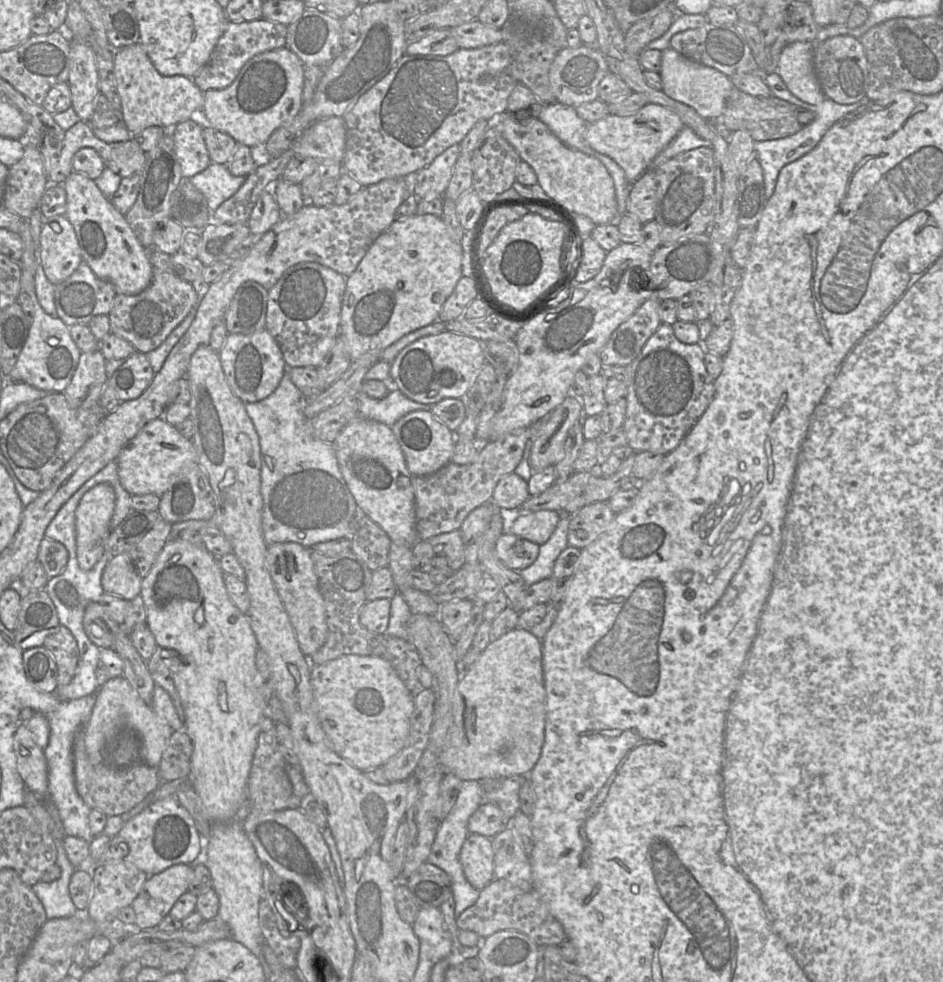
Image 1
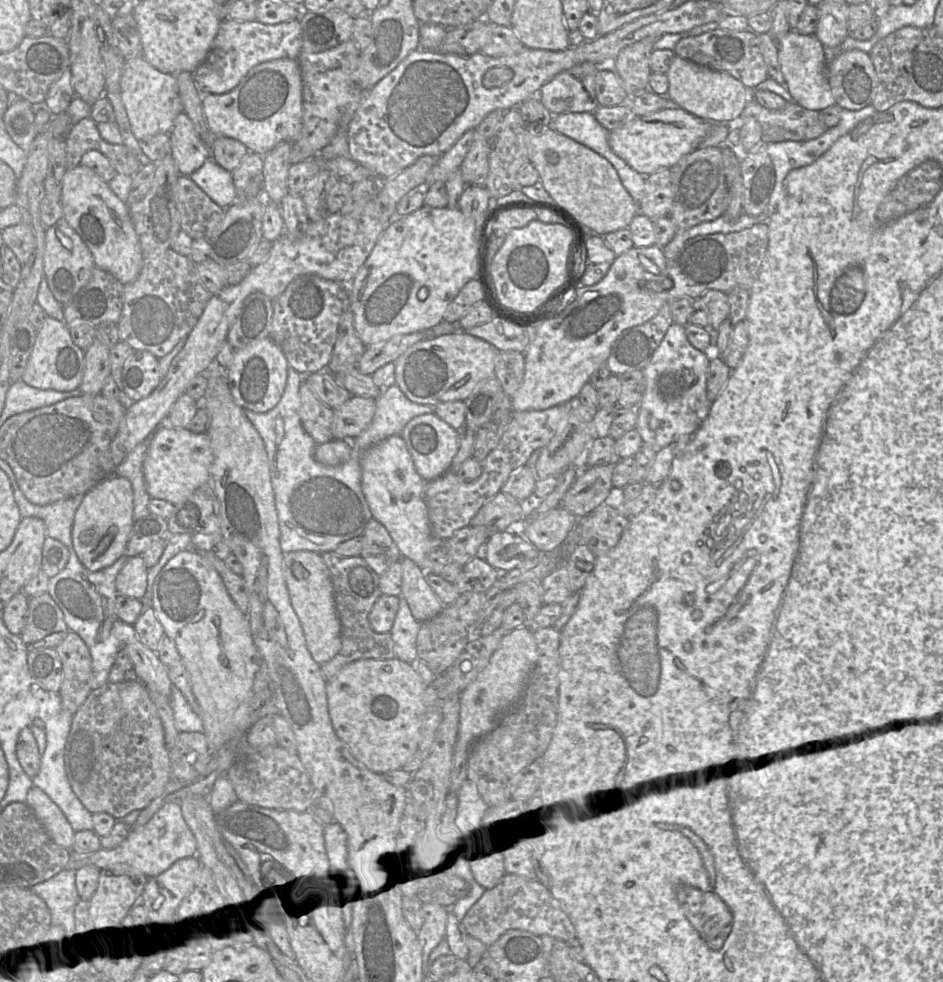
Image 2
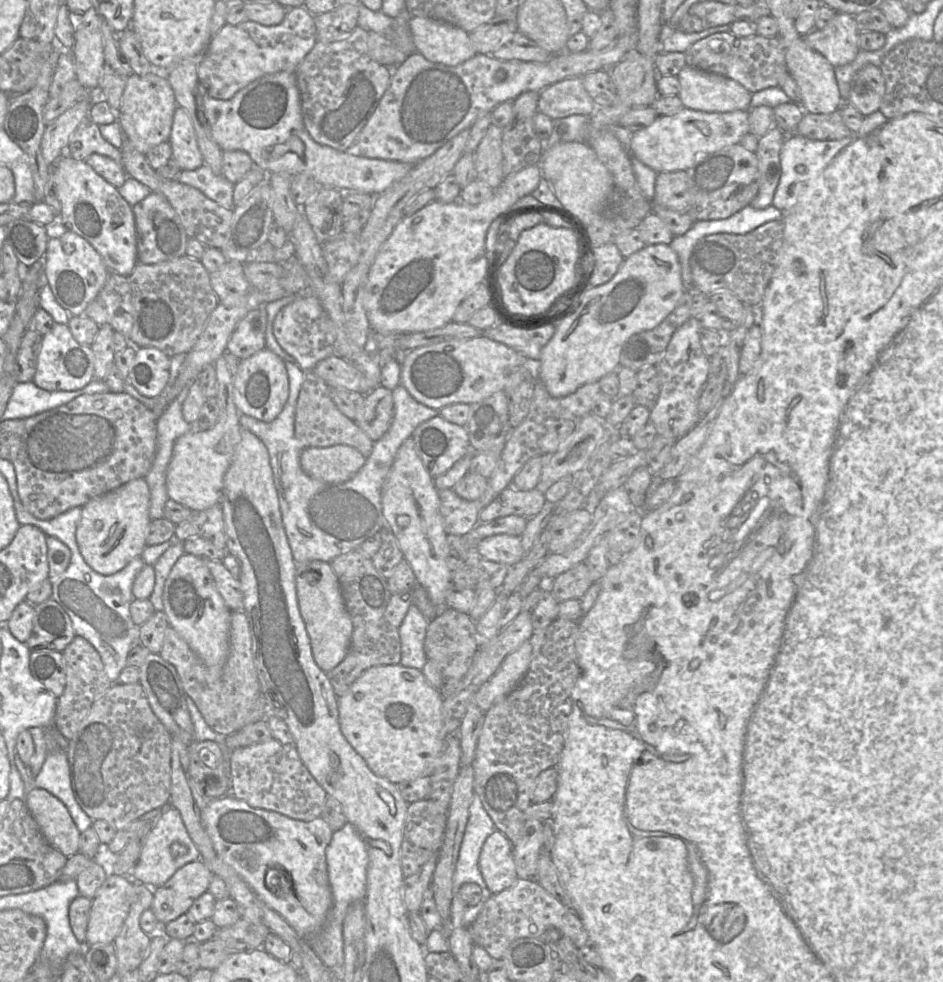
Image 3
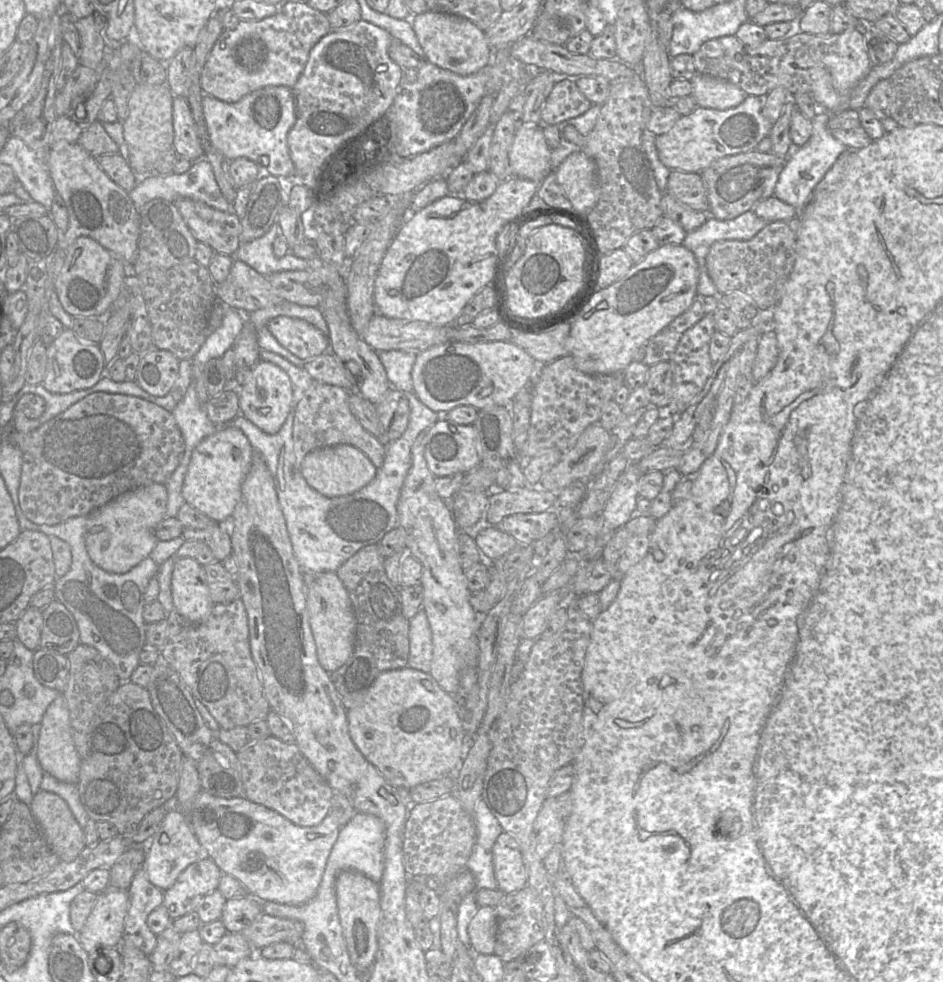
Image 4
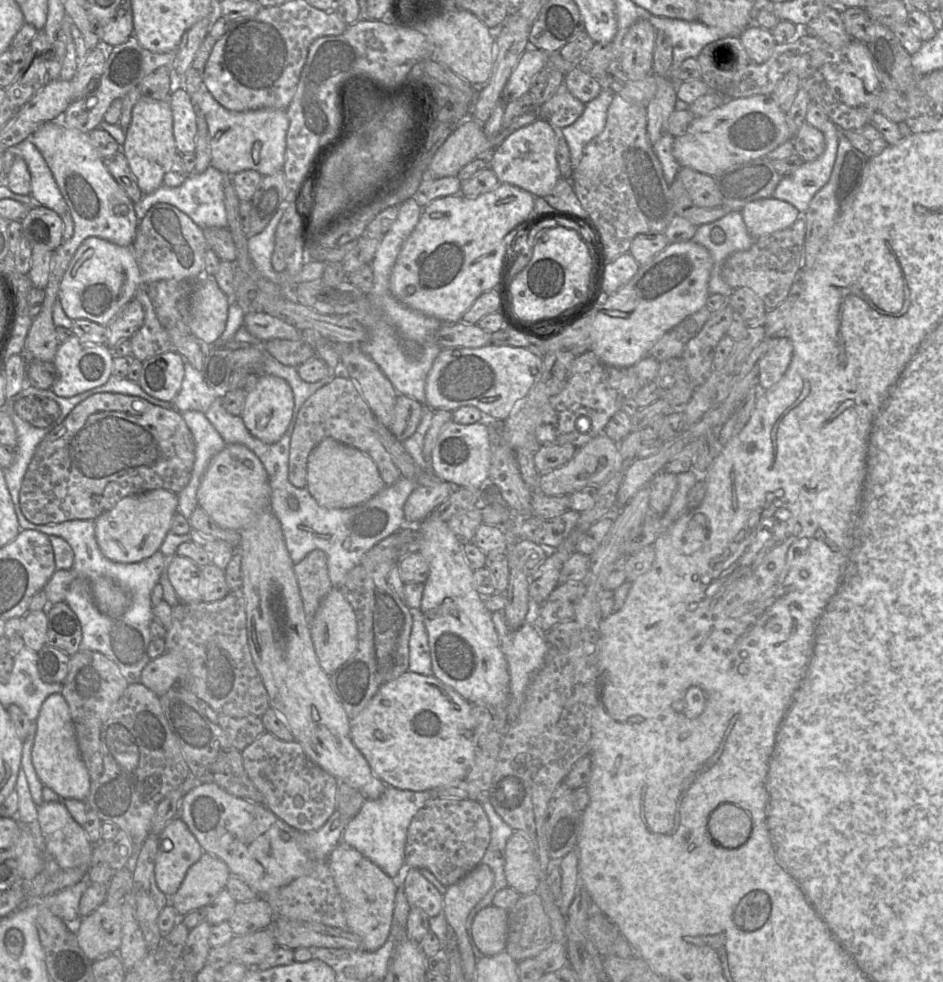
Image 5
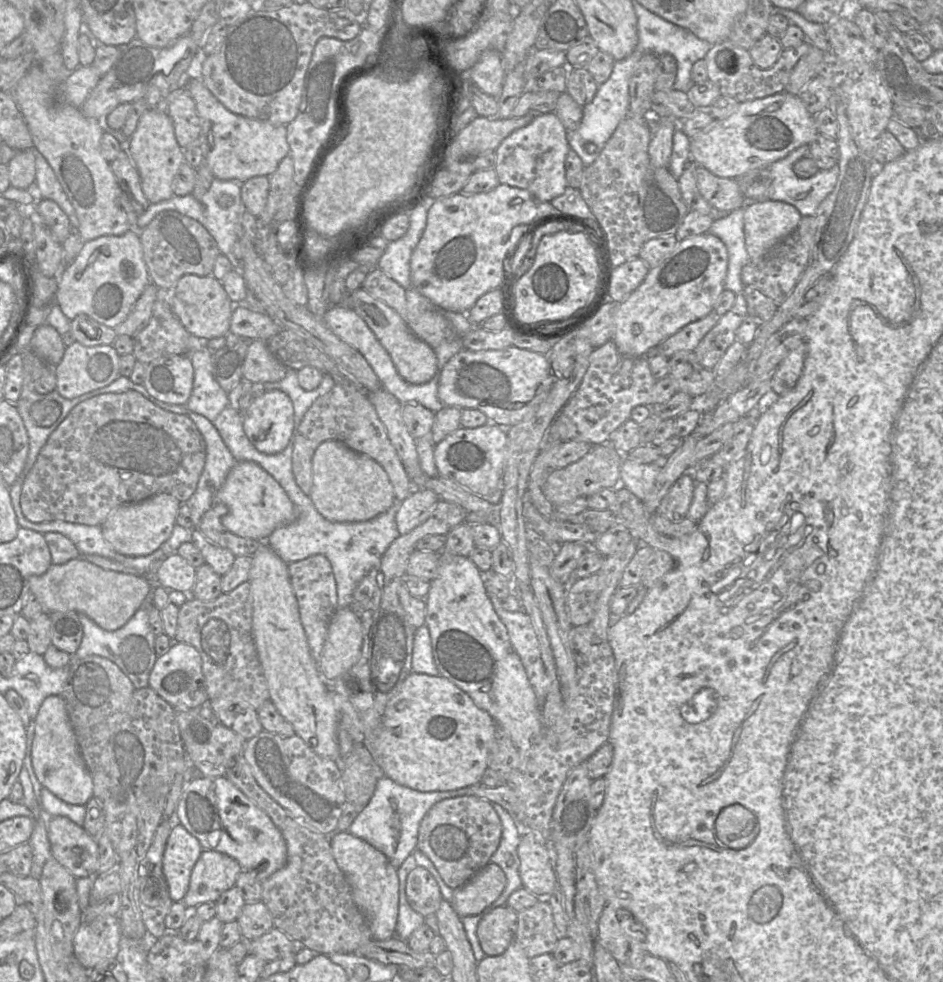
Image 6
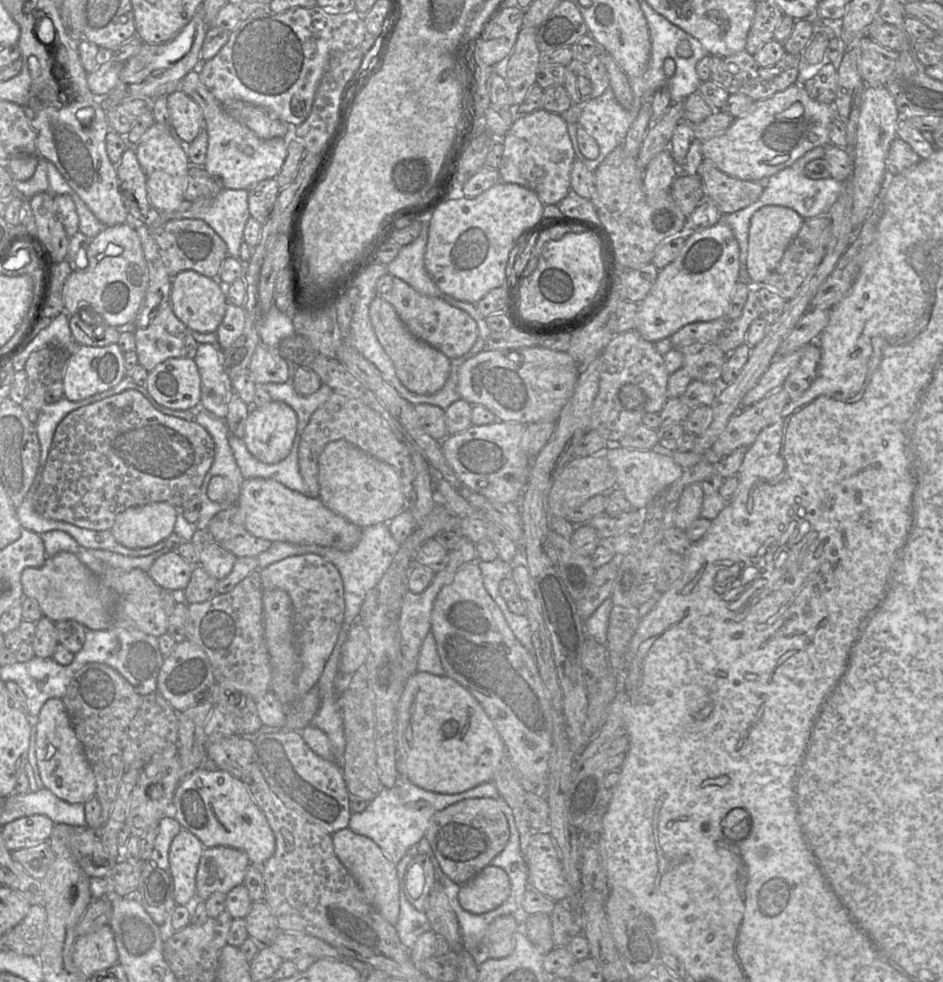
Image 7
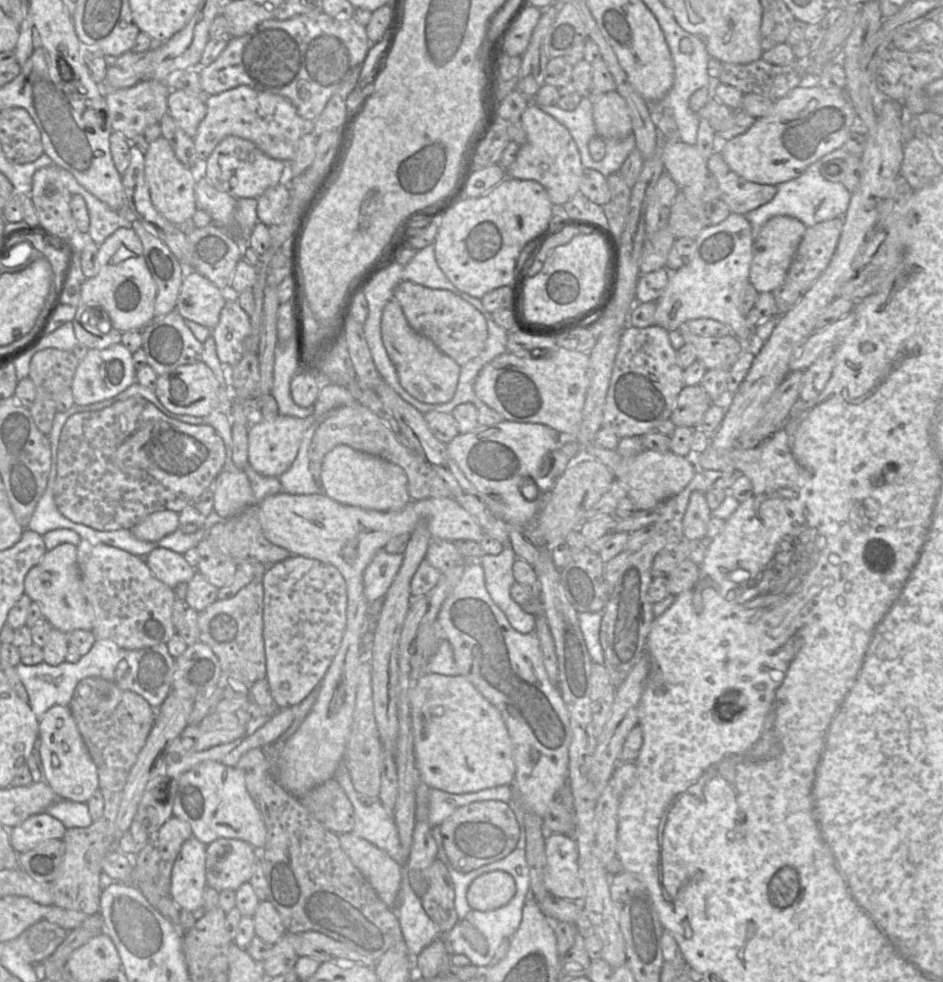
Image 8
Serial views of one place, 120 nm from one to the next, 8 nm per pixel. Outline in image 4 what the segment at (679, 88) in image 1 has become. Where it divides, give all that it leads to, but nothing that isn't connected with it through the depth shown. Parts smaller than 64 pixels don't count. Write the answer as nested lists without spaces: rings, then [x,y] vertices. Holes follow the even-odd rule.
[[[696,73],[690,79],[692,96],[699,107],[726,110],[741,104],[748,94],[737,85],[708,75]]]

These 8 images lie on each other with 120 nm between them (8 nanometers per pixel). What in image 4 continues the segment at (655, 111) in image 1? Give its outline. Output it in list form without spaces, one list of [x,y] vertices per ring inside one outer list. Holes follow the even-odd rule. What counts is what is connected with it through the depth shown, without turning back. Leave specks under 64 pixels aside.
[[[748,95],[741,104],[734,108],[716,110],[698,107],[690,115],[681,116],[668,132],[656,137],[656,148],[660,161],[670,170],[700,173],[719,158],[756,151],[758,143],[769,136],[773,126],[773,124],[763,117],[761,113],[762,106],[763,98]]]

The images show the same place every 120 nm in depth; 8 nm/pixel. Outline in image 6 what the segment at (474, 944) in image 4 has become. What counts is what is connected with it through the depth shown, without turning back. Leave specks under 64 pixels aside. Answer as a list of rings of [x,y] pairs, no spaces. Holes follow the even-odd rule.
[[[499,906],[486,914],[478,923],[477,937],[487,956],[498,956],[505,952],[514,940],[517,928],[517,912]]]

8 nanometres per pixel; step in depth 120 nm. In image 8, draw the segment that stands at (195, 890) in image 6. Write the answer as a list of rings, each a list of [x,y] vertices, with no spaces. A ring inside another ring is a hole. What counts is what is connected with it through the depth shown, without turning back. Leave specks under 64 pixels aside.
[[[219,838],[206,847],[207,886],[218,892],[236,891],[249,882],[260,851],[246,841]]]

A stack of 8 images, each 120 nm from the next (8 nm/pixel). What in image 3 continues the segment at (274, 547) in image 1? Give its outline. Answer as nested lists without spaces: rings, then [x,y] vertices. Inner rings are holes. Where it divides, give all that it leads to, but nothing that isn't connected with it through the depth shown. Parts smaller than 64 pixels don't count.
[[[312,560],[296,562],[295,579],[299,609],[310,637],[314,660],[320,669],[328,672],[347,655],[353,632],[338,578],[329,563]]]

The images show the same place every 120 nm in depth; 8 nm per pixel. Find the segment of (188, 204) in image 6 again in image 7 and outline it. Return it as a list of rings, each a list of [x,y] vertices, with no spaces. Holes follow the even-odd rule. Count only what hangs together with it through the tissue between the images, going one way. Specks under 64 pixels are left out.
[[[221,187],[207,210],[186,208],[160,213],[163,222],[182,218],[204,220],[223,239],[228,255],[239,259],[244,227],[250,217],[248,190]]]

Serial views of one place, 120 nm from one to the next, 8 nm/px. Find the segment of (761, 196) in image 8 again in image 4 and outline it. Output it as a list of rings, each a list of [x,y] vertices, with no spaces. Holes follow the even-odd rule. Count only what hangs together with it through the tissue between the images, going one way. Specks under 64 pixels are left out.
[[[672,170],[665,193],[670,193],[694,210],[708,211],[707,192],[699,172]]]

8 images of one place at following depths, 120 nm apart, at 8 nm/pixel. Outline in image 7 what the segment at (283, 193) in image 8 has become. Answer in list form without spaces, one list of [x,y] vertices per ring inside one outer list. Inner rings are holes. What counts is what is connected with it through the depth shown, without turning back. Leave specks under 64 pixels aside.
[[[276,178],[262,180],[248,190],[250,216],[261,225],[268,219],[280,190]]]

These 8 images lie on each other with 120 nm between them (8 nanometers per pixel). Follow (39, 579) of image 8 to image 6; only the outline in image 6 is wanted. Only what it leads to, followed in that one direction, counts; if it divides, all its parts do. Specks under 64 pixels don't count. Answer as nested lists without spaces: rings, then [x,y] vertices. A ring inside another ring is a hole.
[[[82,558],[69,560],[61,565],[51,564],[44,574],[30,576],[28,584],[29,594],[36,596],[43,605],[44,612],[83,613],[106,631],[115,631],[124,626],[153,587],[158,585],[142,575],[106,570]]]

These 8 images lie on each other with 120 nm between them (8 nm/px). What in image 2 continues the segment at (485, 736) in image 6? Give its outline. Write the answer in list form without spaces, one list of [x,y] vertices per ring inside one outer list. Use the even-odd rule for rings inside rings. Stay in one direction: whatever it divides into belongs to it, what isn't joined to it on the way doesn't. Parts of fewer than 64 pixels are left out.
[[[397,658],[389,660],[359,659],[347,664],[333,678],[327,680],[326,683],[329,716],[337,737],[348,746],[351,754],[356,760],[361,762],[369,771],[375,774],[382,775],[390,771],[402,769],[418,748],[420,729],[426,712],[426,707],[423,702],[423,694],[427,686],[428,685],[425,685],[418,672],[411,664]]]

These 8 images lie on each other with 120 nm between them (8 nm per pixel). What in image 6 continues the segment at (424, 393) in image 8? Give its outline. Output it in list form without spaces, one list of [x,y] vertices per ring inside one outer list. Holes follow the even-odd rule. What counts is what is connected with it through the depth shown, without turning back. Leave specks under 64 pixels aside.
[[[346,288],[345,297],[343,297],[341,301],[336,305],[353,310],[365,321],[379,342],[387,350],[397,369],[398,374],[405,381],[419,385],[430,381],[434,377],[437,372],[437,356],[434,349],[426,342],[422,341],[416,335],[414,335],[406,323],[403,321],[403,319],[400,317],[400,315],[385,302],[371,296],[362,288],[359,288],[353,292],[348,291]]]

